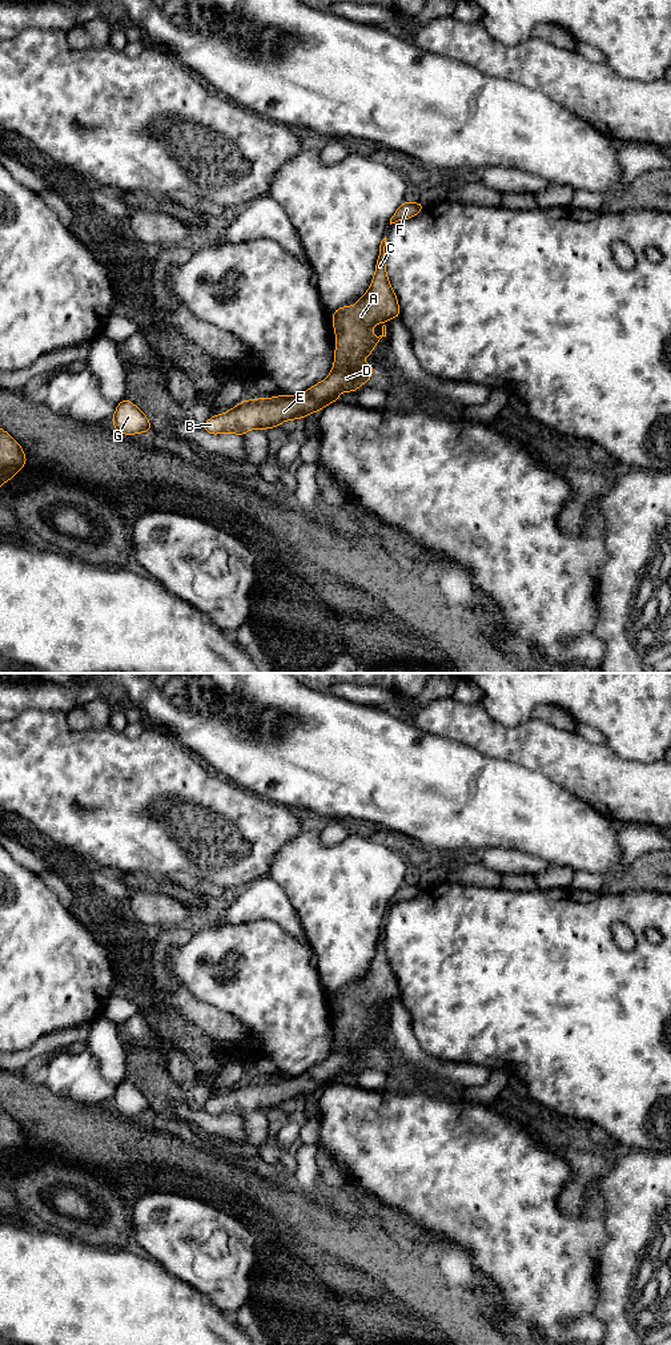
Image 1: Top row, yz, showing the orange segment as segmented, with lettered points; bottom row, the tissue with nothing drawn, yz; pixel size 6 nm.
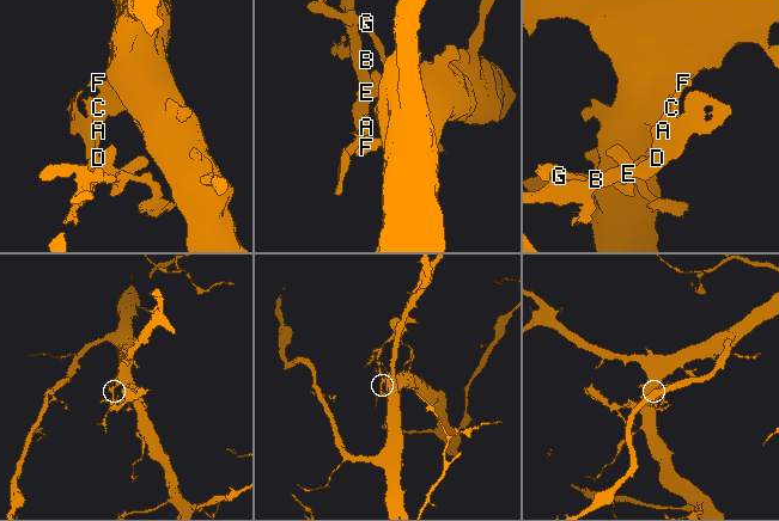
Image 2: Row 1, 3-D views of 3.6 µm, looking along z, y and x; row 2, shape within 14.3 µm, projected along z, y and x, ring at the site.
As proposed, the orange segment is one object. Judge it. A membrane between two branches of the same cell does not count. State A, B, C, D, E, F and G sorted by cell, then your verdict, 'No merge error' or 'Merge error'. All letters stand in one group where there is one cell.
Groups: A B C D E F G. No merge error

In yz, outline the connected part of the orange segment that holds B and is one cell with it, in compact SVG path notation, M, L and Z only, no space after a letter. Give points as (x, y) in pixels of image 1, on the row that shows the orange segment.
M386 237L381 241L375 274L365 295L353 307L342 306L332 315L337 345L329 376L298 395L245 399L230 411L209 418L204 431L213 435L233 432L244 436L253 428L280 427L285 420L302 419L322 410L337 402L342 391L355 392L369 382L375 367L363 365L361 359L370 358L374 346L386 337L386 326L382 326L379 337L374 337L370 330L375 323L398 318L401 314L386 274L385 246Z

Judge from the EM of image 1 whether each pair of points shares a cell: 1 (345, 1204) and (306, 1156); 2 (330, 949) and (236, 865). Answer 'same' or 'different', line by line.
1: same
2: different

